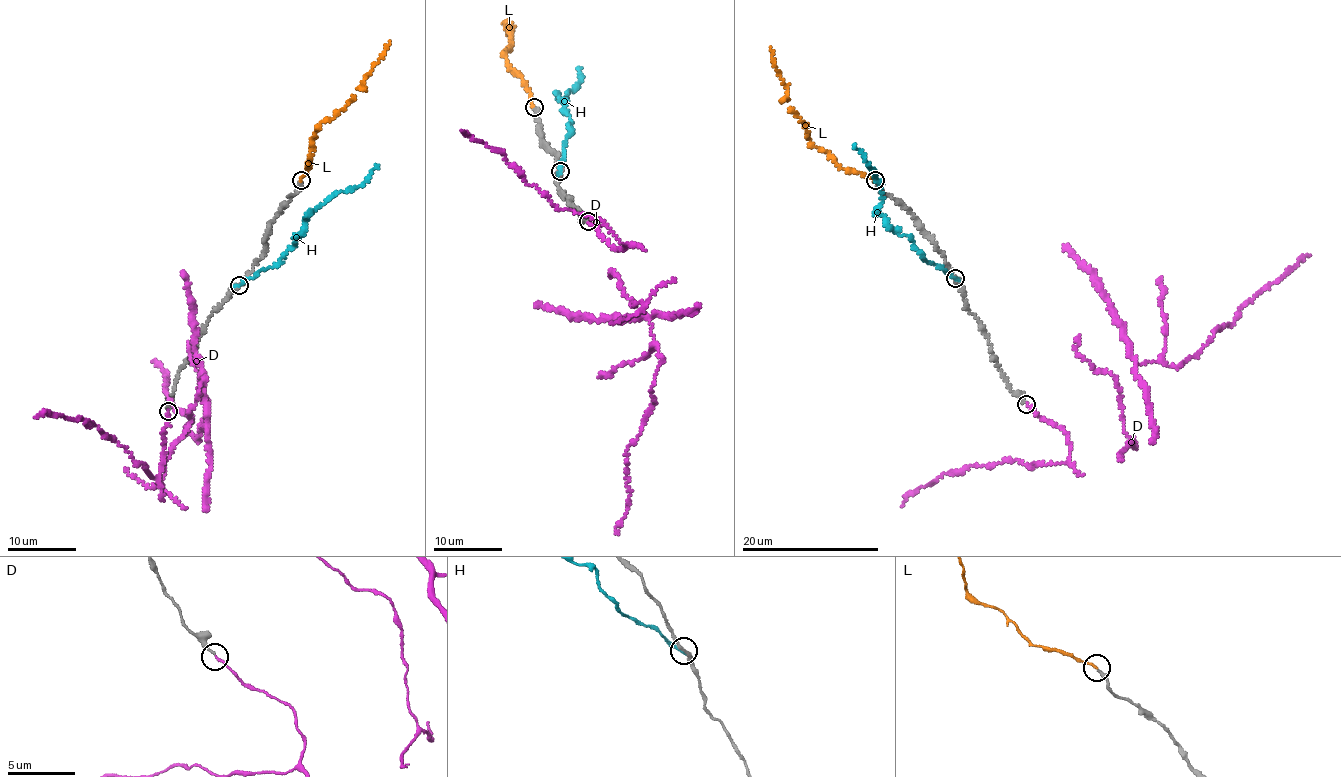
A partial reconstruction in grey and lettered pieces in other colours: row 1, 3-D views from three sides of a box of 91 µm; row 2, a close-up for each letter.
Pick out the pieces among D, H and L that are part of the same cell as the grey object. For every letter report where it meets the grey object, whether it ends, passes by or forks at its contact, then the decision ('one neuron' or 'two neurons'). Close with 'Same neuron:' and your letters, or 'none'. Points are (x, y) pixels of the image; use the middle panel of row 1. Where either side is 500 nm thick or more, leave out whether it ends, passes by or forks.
D: contact (588, 221); it ends; one neuron
H: contact (560, 171); it ends; two neurons
L: contact (534, 107); it ends; one neuron
Same neuron: D, L

